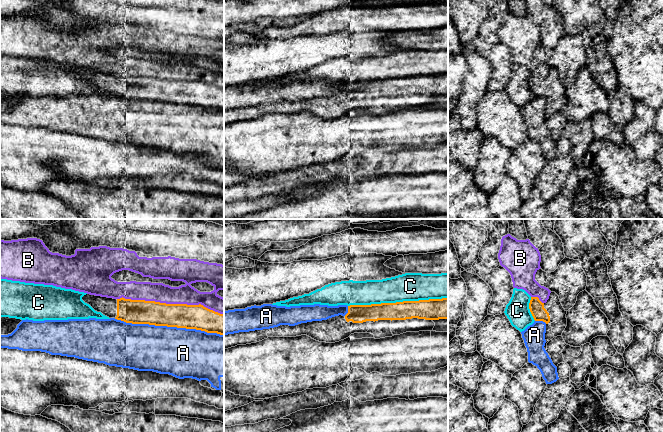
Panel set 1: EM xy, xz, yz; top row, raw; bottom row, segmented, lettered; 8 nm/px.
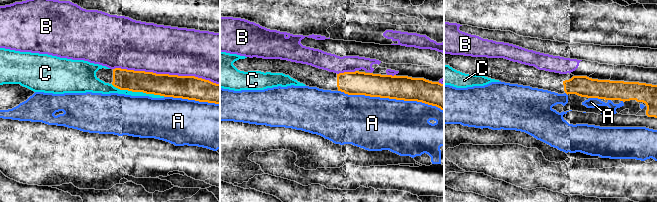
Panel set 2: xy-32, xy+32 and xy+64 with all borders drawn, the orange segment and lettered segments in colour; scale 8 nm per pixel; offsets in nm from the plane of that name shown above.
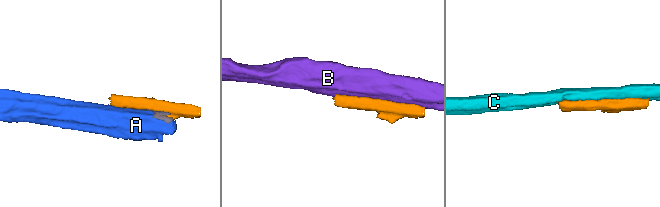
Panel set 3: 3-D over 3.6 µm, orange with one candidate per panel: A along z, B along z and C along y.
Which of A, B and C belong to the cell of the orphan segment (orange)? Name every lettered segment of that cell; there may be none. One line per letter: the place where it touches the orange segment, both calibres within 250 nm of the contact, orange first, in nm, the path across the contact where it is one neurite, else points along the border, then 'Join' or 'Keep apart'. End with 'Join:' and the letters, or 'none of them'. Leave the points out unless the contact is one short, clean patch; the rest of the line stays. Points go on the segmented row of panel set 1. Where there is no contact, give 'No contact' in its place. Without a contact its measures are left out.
A: Touches orange at xy (169, 326). Thickness 200 nm (orange) against 400 nm. Keep apart
B: Touches orange at xy (170, 304). Thickness 200 nm (orange) against 160 nm. Keep apart
C: Touches orange at xz (397, 302). Thickness 160 nm (orange) against 220 nm. Keep apart
Join: none of them

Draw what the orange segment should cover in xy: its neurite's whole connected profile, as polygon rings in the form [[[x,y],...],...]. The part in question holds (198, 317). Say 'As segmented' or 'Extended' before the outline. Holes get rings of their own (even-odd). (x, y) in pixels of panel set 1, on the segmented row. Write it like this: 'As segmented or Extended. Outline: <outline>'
Extended. Outline: [[[90,294],[84,295],[82,300],[95,311],[126,323],[196,329],[224,335],[224,314],[201,304],[166,304]]]

